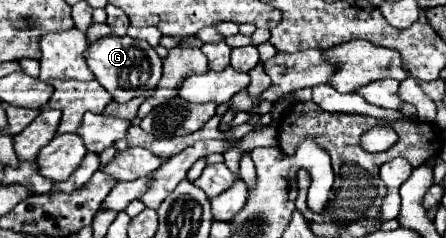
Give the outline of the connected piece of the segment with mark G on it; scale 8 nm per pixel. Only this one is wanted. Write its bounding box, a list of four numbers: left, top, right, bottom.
[85,35,161,103]

